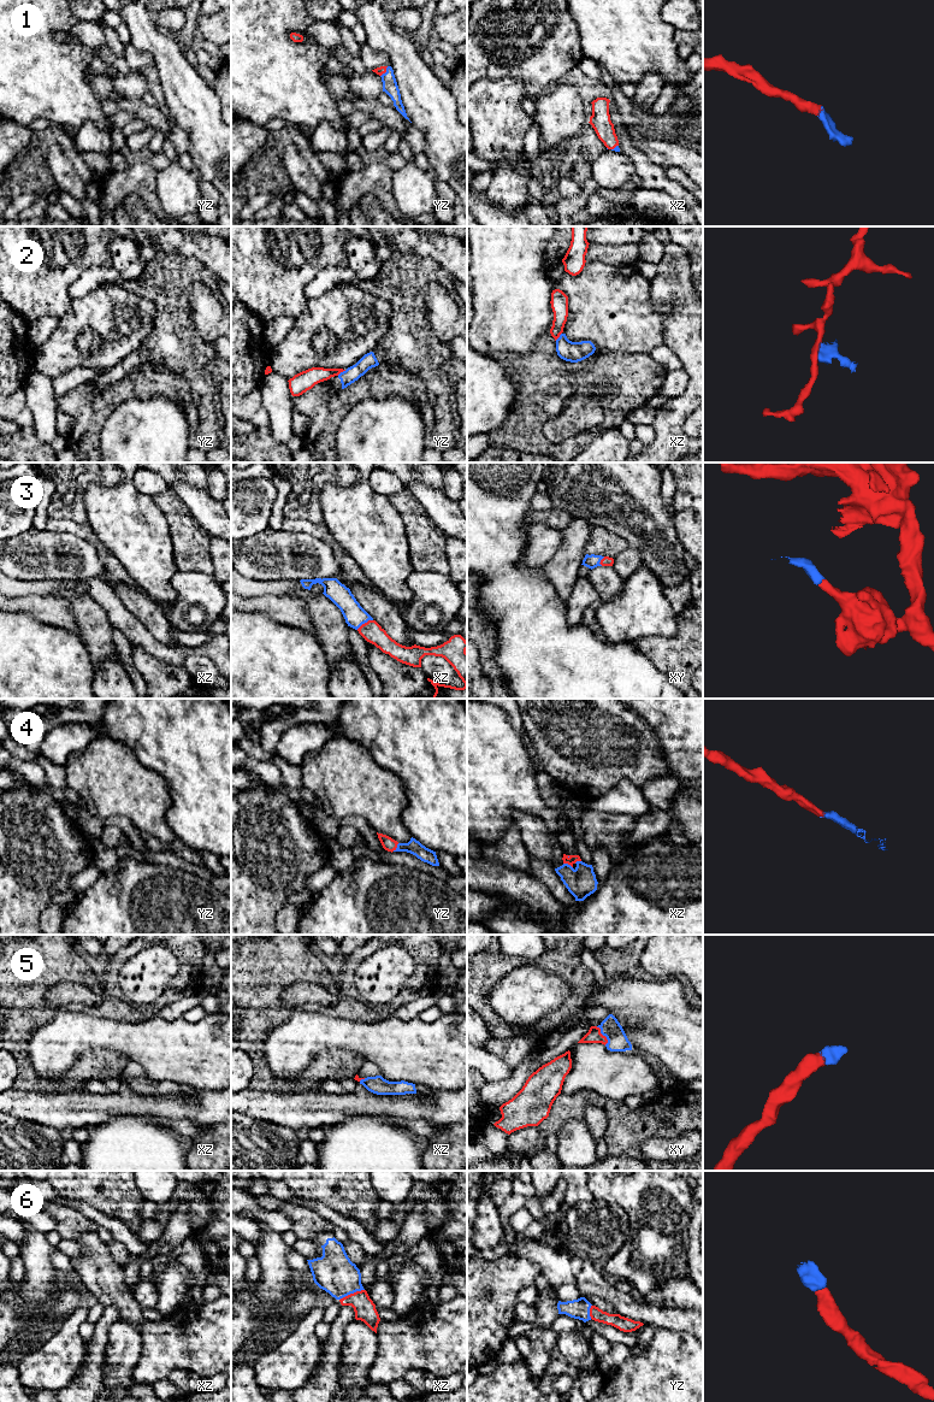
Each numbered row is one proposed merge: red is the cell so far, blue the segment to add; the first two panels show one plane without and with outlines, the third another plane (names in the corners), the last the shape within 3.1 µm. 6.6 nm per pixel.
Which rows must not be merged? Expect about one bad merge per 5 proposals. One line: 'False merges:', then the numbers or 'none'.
False merges: 2

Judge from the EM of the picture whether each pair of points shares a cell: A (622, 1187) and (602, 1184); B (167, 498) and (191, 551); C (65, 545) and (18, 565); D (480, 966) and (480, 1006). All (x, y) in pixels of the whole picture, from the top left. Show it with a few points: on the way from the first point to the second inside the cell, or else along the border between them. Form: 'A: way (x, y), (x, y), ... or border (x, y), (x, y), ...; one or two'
A: way (618, 1185), (607, 1184); one
B: way (176, 511), (189, 537); one
C: way (53, 553), (51, 555), (30, 557); one
D: way (479, 976), (479, 996); one

